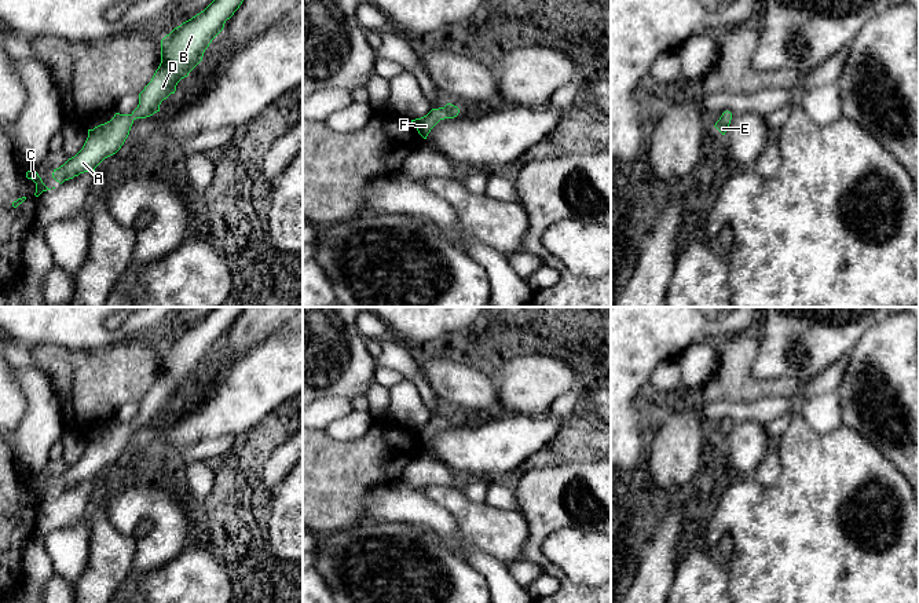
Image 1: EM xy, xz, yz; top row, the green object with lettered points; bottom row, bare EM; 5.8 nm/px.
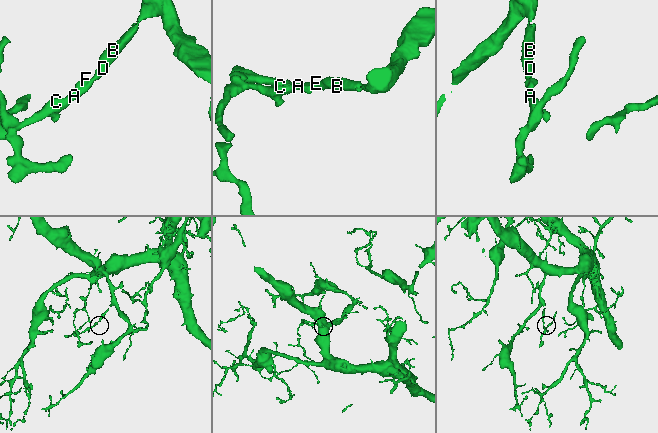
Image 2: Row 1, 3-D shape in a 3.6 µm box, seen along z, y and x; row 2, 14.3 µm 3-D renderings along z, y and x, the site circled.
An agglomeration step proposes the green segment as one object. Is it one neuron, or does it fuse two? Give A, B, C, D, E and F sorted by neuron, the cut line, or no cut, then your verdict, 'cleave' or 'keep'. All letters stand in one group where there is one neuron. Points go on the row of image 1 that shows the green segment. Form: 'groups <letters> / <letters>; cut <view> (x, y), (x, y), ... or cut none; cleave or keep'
groups A B C D E F; cut none; keep

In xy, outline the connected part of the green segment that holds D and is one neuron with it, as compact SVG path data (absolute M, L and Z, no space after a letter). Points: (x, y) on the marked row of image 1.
M213 0L204 11L166 34L161 40L161 63L139 94L138 107L131 114L116 113L110 121L88 129L83 149L54 169L52 178L62 184L80 173L94 172L105 158L116 154L128 138L133 121L160 112L161 102L175 94L177 83L202 61L205 50L242 1Z

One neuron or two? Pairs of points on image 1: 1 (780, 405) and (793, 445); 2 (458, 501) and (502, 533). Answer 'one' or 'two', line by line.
1: two
2: one

